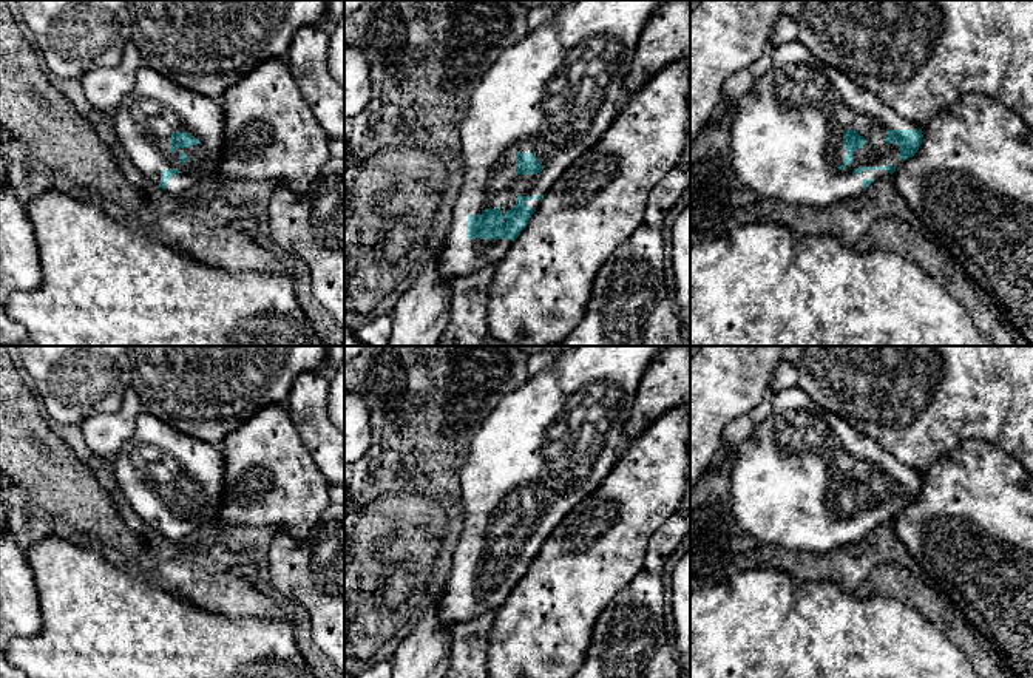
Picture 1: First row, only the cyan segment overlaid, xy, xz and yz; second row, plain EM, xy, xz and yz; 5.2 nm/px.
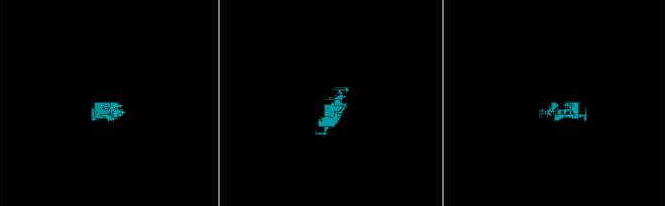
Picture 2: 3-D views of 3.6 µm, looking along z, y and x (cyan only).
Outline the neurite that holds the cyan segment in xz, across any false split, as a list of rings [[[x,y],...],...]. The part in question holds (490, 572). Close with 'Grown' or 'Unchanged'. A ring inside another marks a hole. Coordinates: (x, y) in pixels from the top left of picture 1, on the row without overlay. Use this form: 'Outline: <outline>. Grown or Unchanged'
Outline: [[[574,346],[557,355],[548,369],[506,394],[485,419],[459,474],[463,531],[454,550],[451,576],[440,595],[440,616],[448,629],[499,609],[527,573],[544,541],[579,502],[599,488],[624,448],[624,426],[642,375],[664,347]]]. Grown

